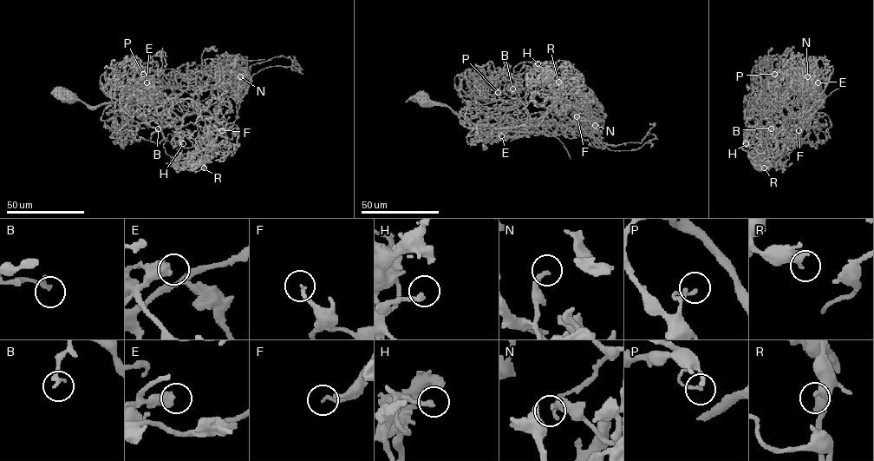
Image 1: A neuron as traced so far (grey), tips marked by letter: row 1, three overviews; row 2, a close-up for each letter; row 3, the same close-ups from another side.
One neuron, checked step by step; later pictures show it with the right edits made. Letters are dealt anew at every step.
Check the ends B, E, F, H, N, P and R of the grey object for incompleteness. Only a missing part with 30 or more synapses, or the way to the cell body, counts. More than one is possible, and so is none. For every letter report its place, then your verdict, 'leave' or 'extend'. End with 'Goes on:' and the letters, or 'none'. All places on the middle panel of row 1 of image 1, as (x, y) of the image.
B: place (512, 88); leave
E: place (501, 135); leave
F: place (577, 116); extend
H: place (538, 63); extend
N: place (595, 125); leave
P: place (498, 92); leave
R: place (558, 82); leave
Goes on: F, H

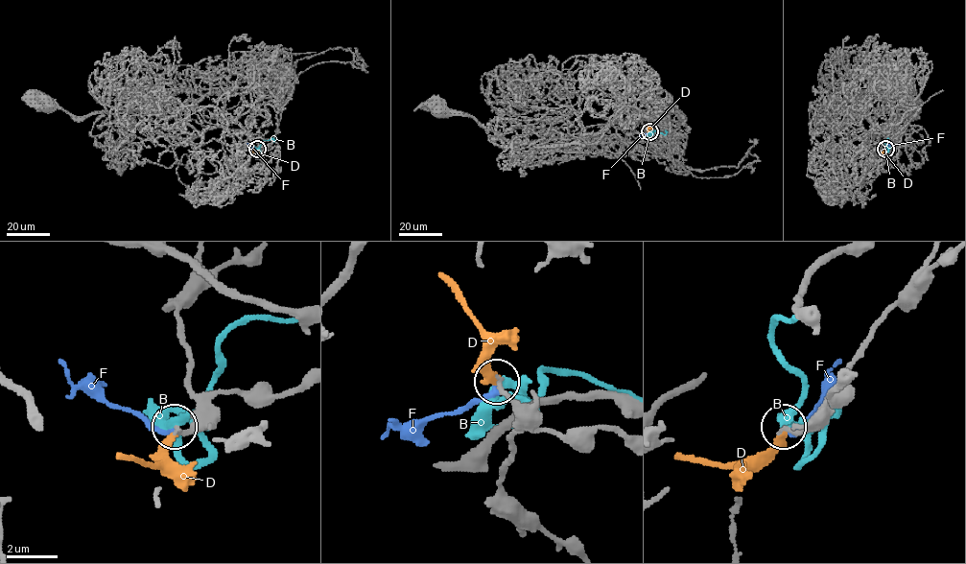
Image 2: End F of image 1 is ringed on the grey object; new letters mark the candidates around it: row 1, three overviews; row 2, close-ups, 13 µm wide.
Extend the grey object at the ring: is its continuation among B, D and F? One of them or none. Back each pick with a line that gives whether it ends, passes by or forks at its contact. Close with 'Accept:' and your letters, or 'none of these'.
Accept: none of these

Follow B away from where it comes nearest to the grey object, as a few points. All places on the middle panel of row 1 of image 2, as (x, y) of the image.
B: (649, 132), (665, 134), (666, 130)

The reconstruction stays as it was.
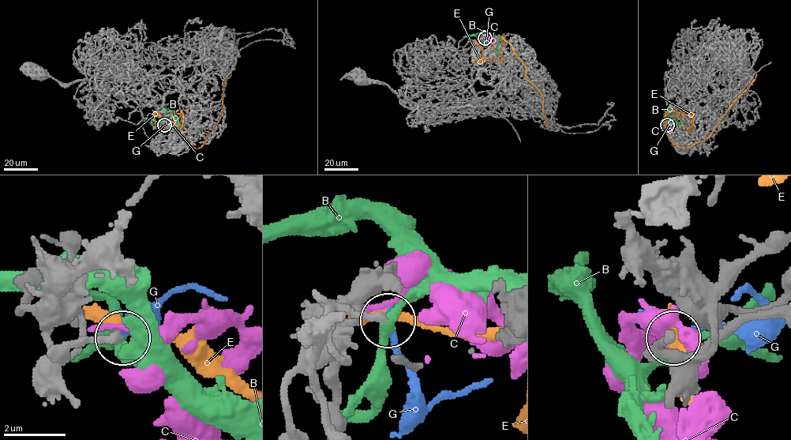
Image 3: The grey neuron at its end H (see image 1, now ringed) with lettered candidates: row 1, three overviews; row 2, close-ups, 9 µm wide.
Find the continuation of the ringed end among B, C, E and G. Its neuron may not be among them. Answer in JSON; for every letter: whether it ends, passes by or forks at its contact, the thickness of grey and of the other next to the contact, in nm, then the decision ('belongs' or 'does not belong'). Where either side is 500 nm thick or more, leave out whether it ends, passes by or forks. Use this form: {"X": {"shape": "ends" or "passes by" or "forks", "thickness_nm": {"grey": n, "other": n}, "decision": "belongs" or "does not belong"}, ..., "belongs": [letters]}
{"B": {"shape": "passes by", "thickness_nm": {"grey": 260, "other": 320}, "decision": "does not belong"}, "C": {"shape": "ends", "thickness_nm": {"grey": 260, "other": 280}, "decision": "does not belong"}, "E": {"shape": "ends", "thickness_nm": {"grey": 260, "other": 400}, "decision": "does not belong"}, "G": {"shape": "passes by", "thickness_nm": {"grey": 260, "other": 150}, "decision": "belongs"}, "belongs": ["G"]}

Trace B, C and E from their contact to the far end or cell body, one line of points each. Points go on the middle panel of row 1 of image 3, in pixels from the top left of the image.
B: (484, 38), (494, 37), (499, 43), (481, 40)
C: (484, 37), (489, 35), (494, 38), (487, 36)
E: (484, 38), (496, 36), (492, 47), (500, 52), (503, 35), (543, 97), (545, 123), (552, 127)

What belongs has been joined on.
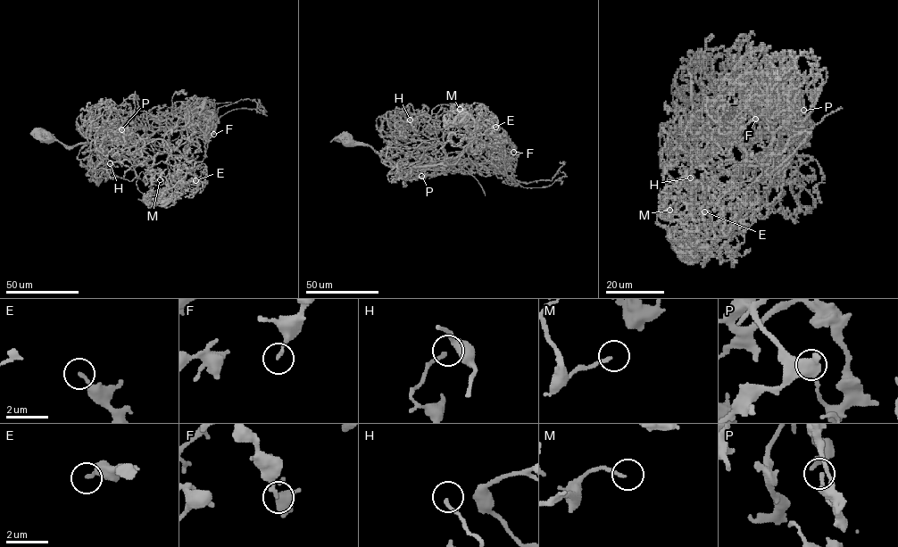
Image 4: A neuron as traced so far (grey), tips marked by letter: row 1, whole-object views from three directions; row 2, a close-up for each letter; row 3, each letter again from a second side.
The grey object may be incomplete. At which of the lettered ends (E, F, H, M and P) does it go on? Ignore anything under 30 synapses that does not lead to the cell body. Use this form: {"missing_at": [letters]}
{"missing_at": ["M"]}

